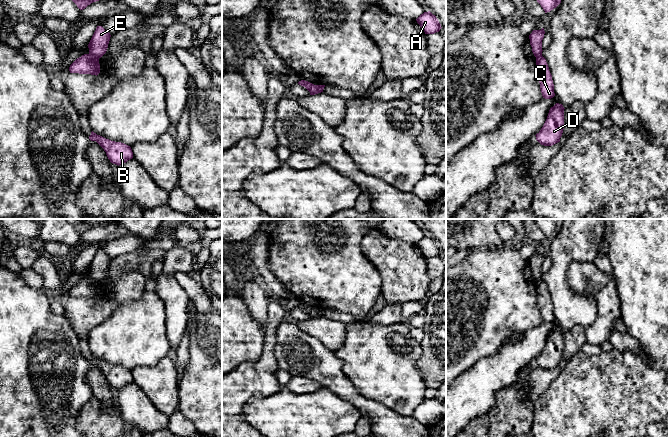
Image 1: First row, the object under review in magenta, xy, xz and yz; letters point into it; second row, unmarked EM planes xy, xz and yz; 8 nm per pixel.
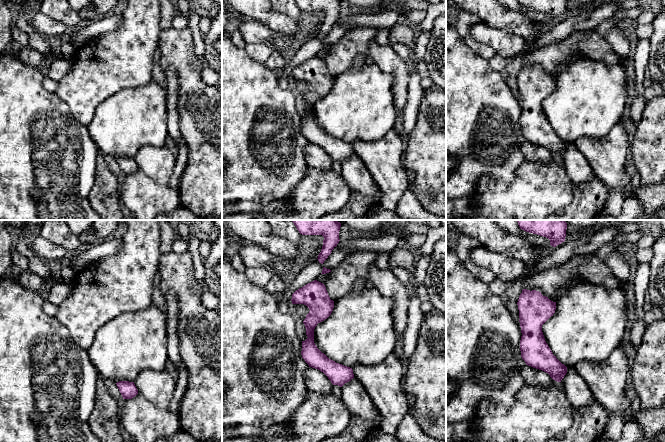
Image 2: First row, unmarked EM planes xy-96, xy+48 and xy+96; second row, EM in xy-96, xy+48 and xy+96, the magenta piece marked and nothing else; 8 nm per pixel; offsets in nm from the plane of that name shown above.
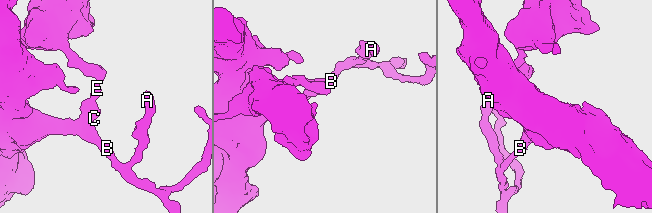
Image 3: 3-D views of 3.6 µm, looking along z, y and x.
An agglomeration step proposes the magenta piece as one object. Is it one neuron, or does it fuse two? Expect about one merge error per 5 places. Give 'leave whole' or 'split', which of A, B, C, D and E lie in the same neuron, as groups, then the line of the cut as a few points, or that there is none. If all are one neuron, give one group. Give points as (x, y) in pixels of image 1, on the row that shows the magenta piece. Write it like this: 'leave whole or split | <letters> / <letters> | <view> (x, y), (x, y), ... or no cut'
split | A B C D / E | xy (89, 53), (98, 58)

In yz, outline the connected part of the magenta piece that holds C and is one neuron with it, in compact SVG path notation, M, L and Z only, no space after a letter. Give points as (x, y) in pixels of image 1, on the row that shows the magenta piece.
M543 56L536 58L536 70L543 98L545 99L553 98L555 96L555 93L552 75L549 71L546 59Z

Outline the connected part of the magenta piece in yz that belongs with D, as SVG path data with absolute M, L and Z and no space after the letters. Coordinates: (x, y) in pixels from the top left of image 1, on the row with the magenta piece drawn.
M559 103L550 108L543 127L535 135L541 145L552 146L560 142L564 130L564 109Z

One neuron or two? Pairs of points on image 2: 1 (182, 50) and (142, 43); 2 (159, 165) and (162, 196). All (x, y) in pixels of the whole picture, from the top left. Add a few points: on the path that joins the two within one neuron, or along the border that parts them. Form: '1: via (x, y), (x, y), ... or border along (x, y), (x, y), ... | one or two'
1: border along (161, 31), (157, 48) | two
2: border along (141, 171), (155, 182), (167, 185) | two

